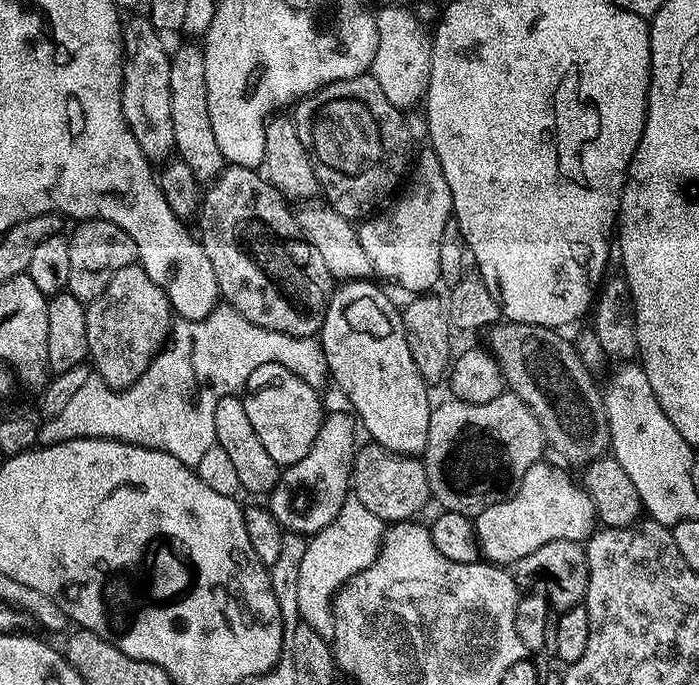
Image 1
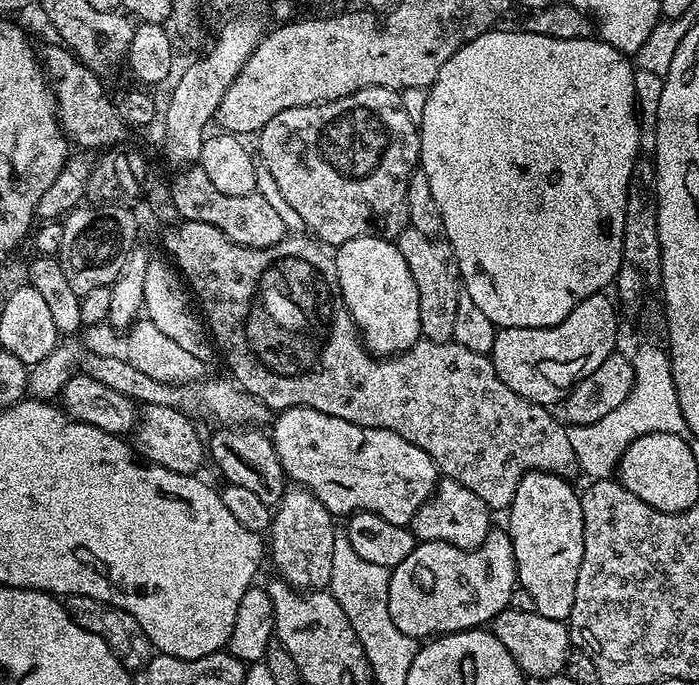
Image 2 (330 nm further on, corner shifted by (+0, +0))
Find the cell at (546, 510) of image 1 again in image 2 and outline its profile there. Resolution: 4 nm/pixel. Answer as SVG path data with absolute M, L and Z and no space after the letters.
M493 530L474 549L462 550L446 542L425 540L417 543L414 550L398 566L391 569L388 587L390 618L402 634L417 638L435 638L449 632L466 632L470 628L487 625L498 613L509 607L511 595L518 591L514 546L507 531Z

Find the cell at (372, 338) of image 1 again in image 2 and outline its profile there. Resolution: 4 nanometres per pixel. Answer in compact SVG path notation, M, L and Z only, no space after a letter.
M359 236L335 249L336 273L342 298L360 332L365 348L383 358L397 356L421 339L418 318L418 286L406 266L406 258L391 239Z

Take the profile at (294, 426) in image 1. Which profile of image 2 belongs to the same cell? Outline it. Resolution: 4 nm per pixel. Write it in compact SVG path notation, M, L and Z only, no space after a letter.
M285 408L277 416L280 417L277 420L275 417L271 421L270 435L272 437L272 444L276 447L280 464L284 467L285 477L293 485L310 490L314 494L314 498L318 498L318 502L322 502L322 506L326 506L326 510L337 517L341 516L340 518L344 518L354 512L373 512L382 518L386 518L386 522L408 526L411 525L414 514L418 514L418 510L429 500L433 492L436 491L438 469L436 463L430 458L430 454L426 454L426 450L418 450L418 446L414 446L414 442L406 442L406 438L402 438L390 430L363 428L354 422L346 422L342 418L334 418L330 414L322 414L322 410L314 410L313 408Z

